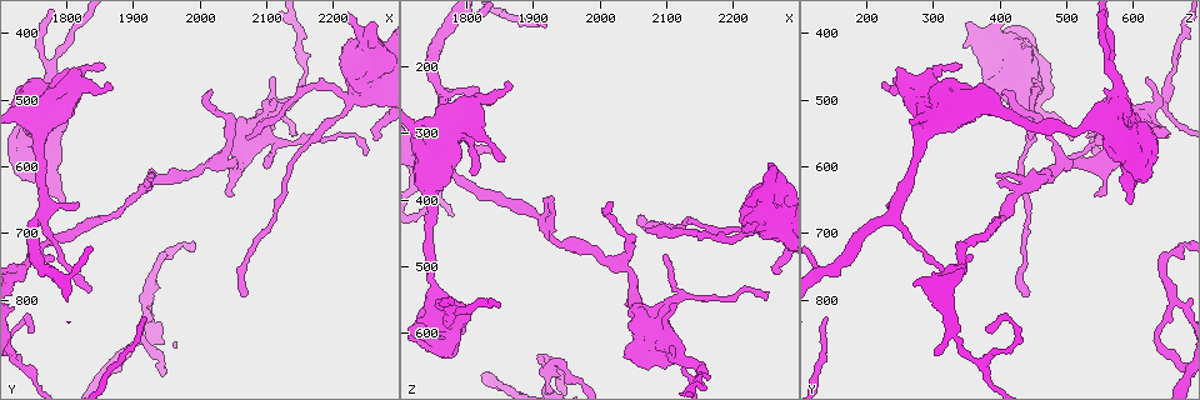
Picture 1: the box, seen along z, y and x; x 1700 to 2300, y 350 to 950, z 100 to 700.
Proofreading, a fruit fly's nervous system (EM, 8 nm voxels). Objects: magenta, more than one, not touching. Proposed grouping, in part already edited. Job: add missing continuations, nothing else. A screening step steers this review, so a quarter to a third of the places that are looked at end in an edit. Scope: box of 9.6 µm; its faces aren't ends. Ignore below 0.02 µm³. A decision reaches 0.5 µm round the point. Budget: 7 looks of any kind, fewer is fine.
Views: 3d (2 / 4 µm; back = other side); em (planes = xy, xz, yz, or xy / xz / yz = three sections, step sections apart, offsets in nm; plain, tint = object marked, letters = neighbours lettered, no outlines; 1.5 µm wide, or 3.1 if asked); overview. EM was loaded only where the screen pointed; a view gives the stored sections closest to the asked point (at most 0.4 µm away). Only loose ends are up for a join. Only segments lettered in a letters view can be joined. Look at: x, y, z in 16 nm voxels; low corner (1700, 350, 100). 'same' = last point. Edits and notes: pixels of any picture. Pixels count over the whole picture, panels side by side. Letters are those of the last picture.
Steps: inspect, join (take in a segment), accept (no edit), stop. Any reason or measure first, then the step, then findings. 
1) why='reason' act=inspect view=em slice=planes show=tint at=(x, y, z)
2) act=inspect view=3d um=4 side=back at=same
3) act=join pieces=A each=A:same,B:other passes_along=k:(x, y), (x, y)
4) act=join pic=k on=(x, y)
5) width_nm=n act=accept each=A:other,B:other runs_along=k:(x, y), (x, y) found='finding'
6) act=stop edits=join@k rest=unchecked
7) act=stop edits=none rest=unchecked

act=inspect view=em slice=planes show=letters at=(1865, 475, 220)

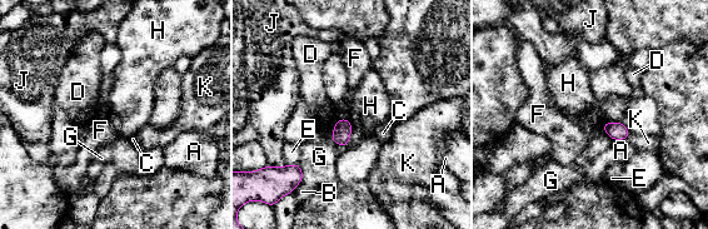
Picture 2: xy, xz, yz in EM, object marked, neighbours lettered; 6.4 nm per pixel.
act=accept each=A:other,B:other,C:other,D:other,E:other,F:other,G:other,H:other,J:other,K:other border=2:(347, 119), (350, 124), (349, 144) found='no lettered segment goes on from it'

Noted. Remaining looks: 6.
why='free end' act=inspect view=3d um=4 at=(1795, 655, 595)

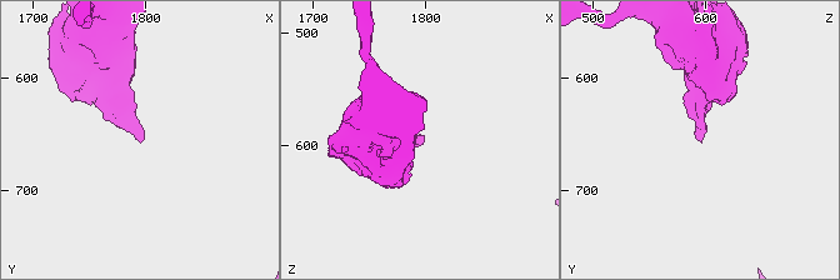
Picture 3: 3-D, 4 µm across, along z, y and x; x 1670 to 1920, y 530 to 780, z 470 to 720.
why='shape alone is not enough' act=inspect view=em slice=xy step=8 show=letters at=(1798, 656, 594)

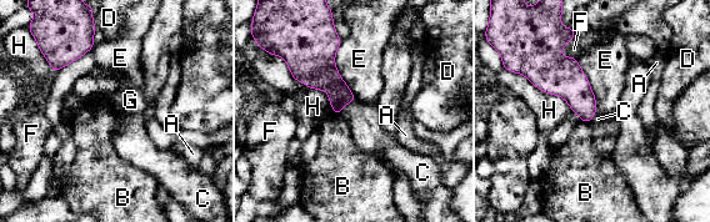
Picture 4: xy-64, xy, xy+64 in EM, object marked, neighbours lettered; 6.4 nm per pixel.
why='another direction' act=inspect view=em slice=planes show=letters at=same

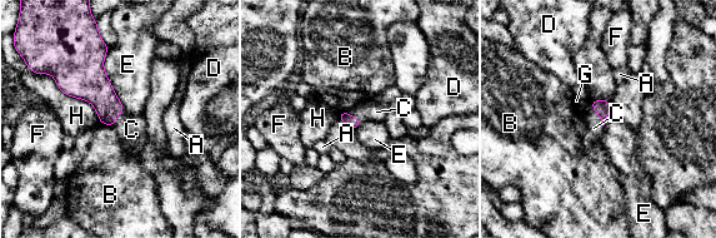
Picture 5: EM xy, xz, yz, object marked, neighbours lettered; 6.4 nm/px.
act=join pieces=C each=A:other,B:other,C:same,D:other,E:other,F:other,G:other,H:other found='it goes on there'

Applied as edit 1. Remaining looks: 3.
act=inspect view=overview

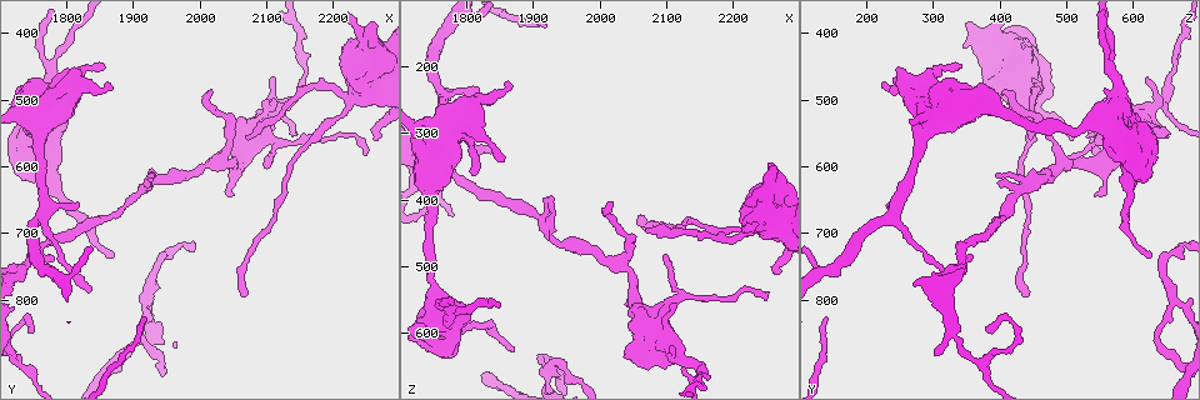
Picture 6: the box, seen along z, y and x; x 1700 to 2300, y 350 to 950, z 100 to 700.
why='free end' act=inspect view=em slice=planes show=letters at=(2115, 500, 555)

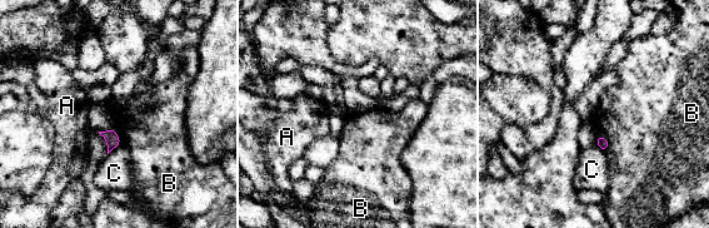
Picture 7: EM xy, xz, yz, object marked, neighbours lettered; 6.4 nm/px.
act=accept each=A:other,B:other,C:other border=7:(598, 134), (609, 144), (605, 152) found='none of them fits'

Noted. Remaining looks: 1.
act=stop edits=join@5 rest=unchecked

